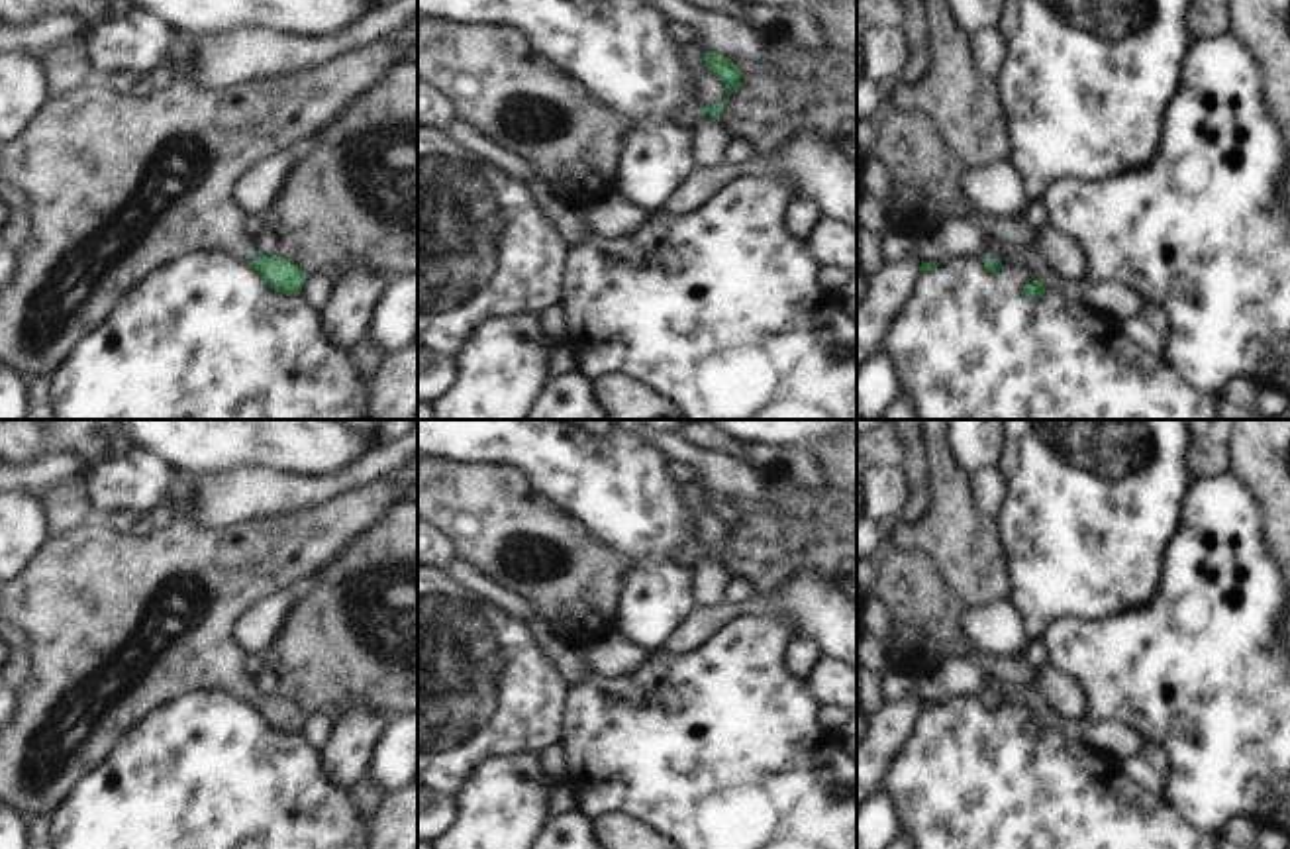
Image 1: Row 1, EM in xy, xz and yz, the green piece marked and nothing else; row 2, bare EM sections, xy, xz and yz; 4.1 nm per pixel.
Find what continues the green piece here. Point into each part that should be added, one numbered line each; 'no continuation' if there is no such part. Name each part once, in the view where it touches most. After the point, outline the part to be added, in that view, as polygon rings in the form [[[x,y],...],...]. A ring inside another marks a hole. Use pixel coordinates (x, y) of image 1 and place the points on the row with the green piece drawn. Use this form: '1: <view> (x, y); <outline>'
1: xy (118, 187); [[[418,16],[392,35],[343,53],[318,69],[220,90],[206,90],[190,80],[196,63],[192,49],[190,57],[176,65],[171,84],[151,90],[147,98],[110,92],[92,78],[45,100],[29,125],[0,147],[0,180],[27,196],[31,220],[29,241],[16,253],[16,273],[0,292],[0,363],[18,373],[25,384],[39,375],[53,375],[125,292],[188,253],[227,253],[241,261],[257,261],[253,237],[241,229],[245,214],[233,200],[233,184],[259,161],[312,139],[355,98],[374,88],[388,69],[404,63],[404,51],[414,41],[418,41]]]

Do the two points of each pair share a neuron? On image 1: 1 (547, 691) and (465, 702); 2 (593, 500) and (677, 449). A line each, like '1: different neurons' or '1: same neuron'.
1: same neuron
2: different neurons

